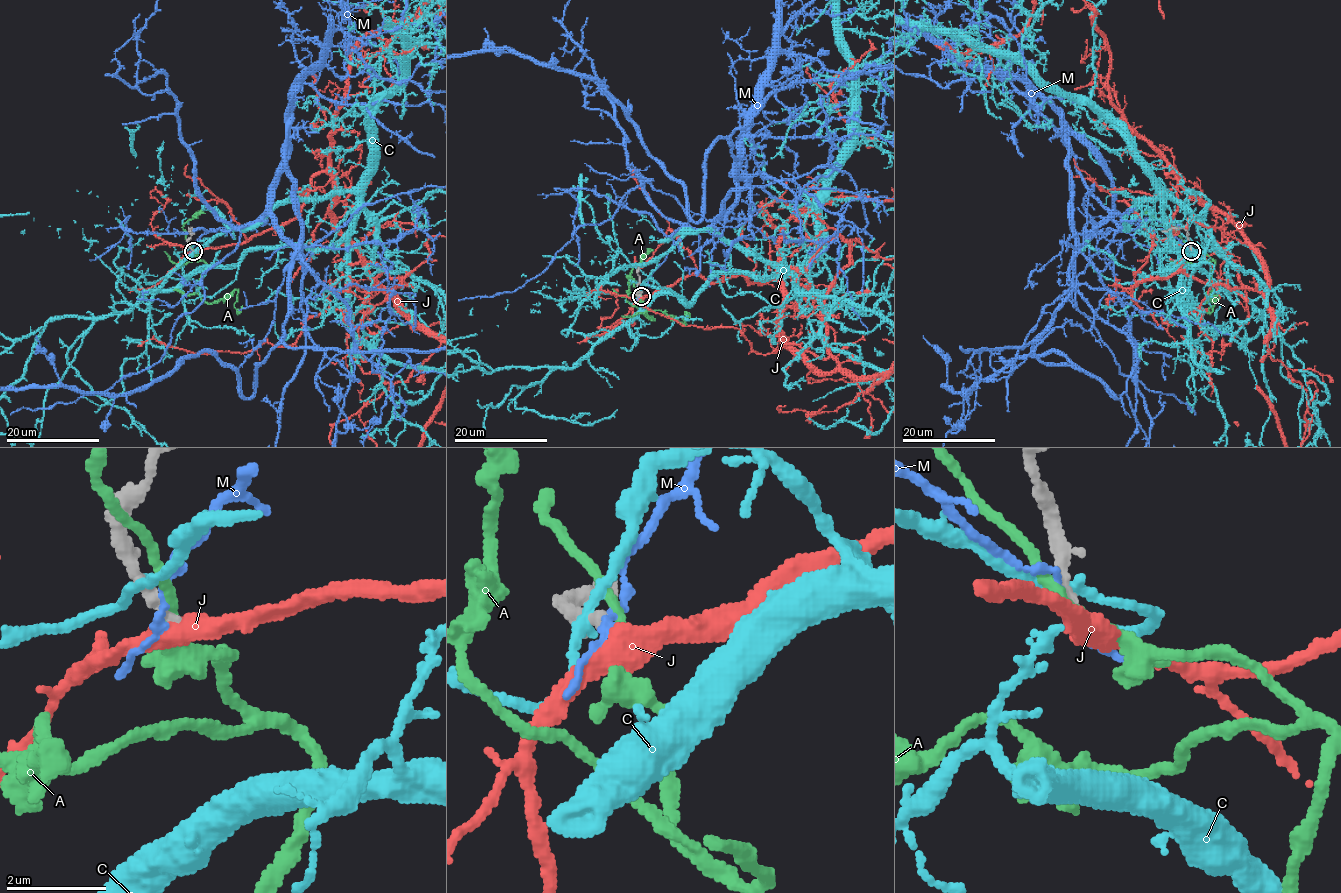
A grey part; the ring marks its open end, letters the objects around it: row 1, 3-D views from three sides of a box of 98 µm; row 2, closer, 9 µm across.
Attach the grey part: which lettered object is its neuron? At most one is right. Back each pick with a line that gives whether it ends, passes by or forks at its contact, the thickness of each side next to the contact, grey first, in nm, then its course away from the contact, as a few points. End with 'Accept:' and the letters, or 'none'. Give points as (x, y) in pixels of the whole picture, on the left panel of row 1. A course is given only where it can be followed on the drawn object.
J: it passes by; 220 nm thick on the grey side, 440 nm on the other
Accept: J

